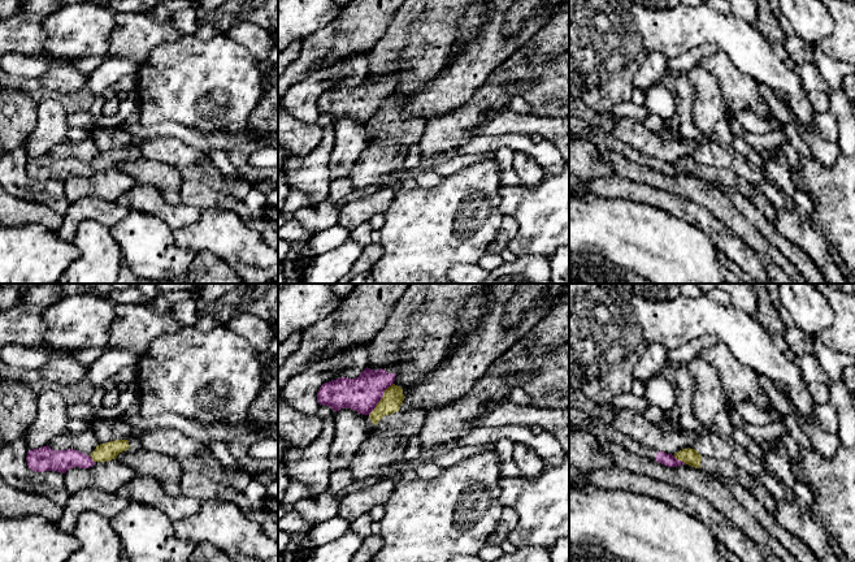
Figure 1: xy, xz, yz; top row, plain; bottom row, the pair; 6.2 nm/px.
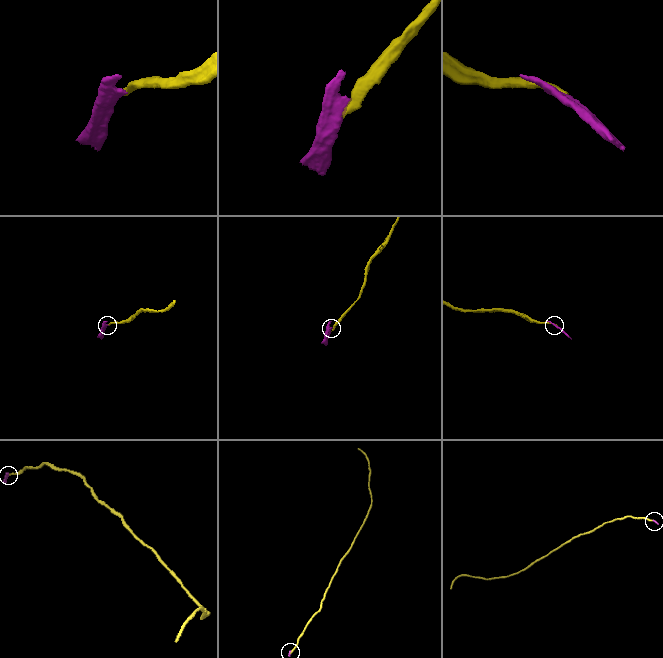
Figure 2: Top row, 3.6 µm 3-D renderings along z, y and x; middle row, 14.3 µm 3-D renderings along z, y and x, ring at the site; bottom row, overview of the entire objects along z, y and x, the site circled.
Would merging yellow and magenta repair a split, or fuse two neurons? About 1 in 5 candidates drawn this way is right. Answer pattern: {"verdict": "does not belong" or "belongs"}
{"verdict": "does not belong"}

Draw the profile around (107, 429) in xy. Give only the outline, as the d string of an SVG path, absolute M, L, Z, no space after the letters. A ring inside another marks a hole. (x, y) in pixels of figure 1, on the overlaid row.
M97 418L94 420L91 429L96 435L100 444L126 440L134 431L129 423L117 418Z

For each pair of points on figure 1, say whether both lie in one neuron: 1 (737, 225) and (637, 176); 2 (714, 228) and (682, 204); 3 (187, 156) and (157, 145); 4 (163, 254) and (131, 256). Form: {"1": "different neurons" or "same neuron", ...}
{"1": "same neuron", "2": "same neuron", "3": "same neuron", "4": "same neuron"}

